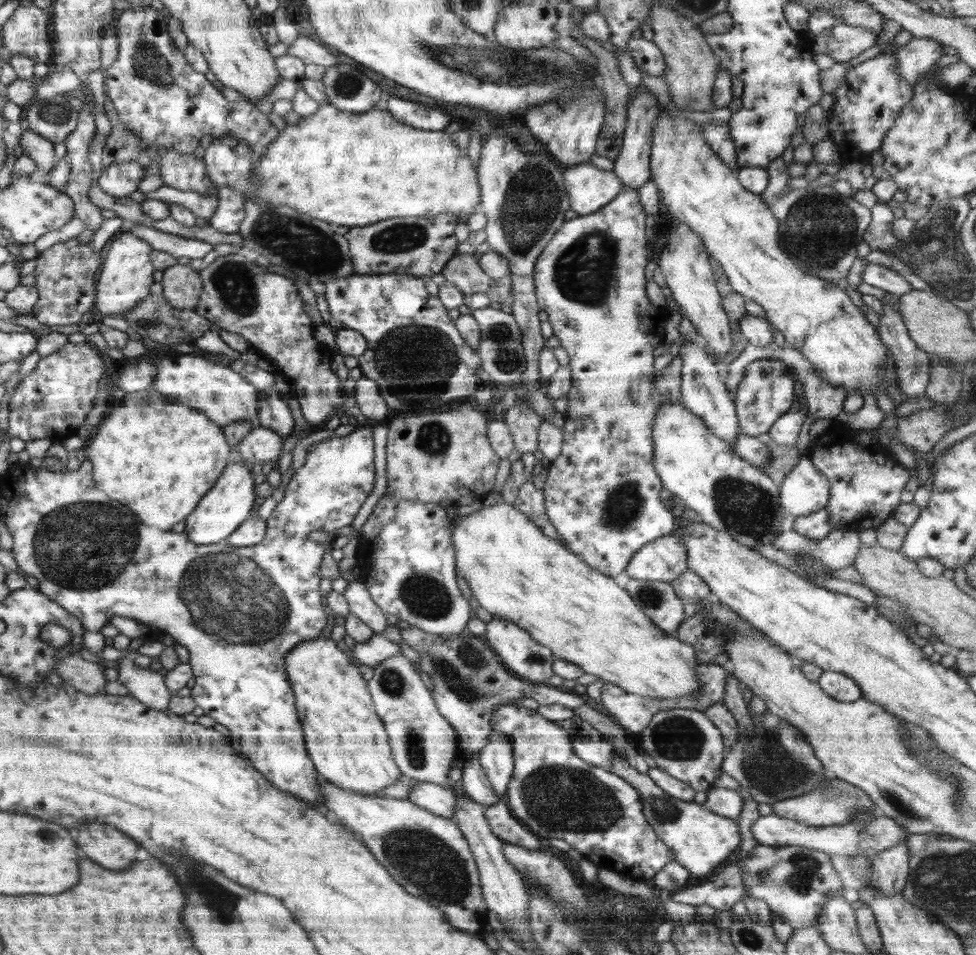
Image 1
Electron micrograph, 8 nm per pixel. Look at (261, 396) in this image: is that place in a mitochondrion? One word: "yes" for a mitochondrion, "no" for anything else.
no

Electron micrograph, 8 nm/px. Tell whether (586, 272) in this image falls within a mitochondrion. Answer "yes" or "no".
yes

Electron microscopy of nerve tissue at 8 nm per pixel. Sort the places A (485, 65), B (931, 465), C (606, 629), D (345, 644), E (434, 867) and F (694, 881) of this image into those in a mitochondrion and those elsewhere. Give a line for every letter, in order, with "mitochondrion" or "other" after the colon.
A: mitochondrion
B: other
C: other
D: other
E: mitochondrion
F: other

